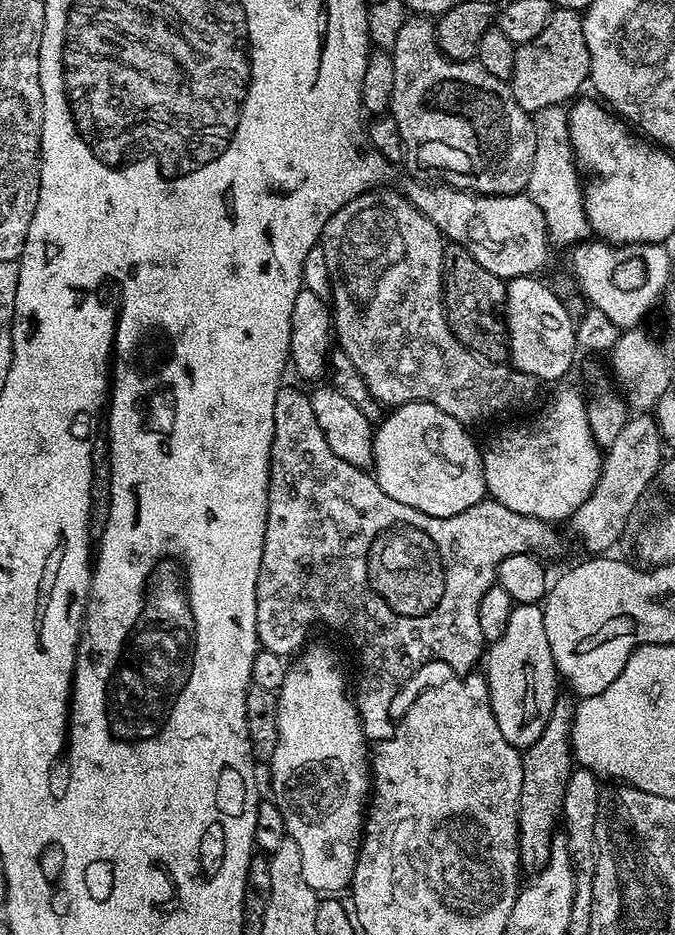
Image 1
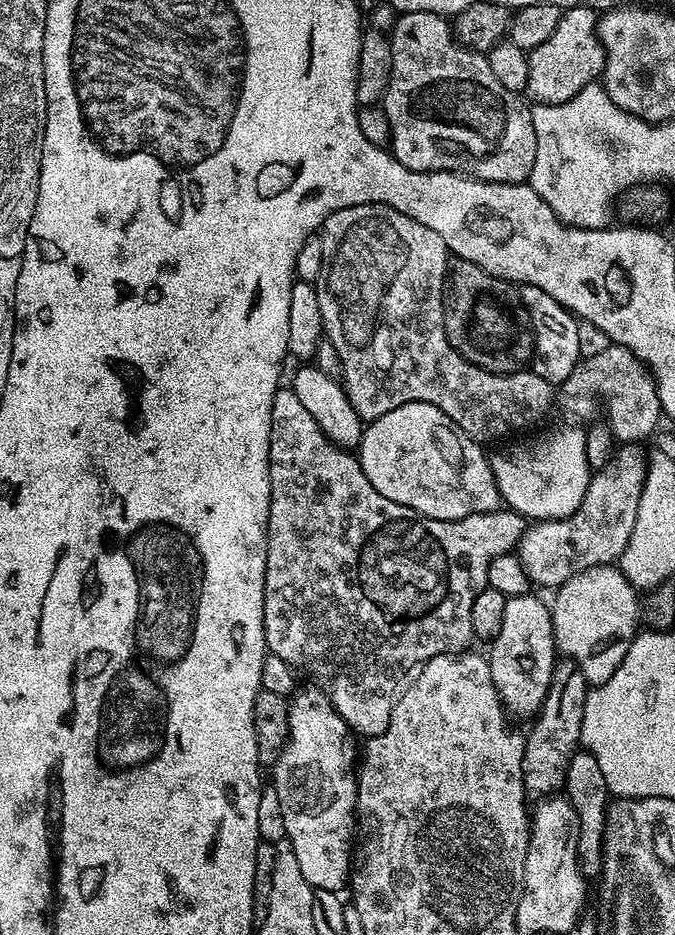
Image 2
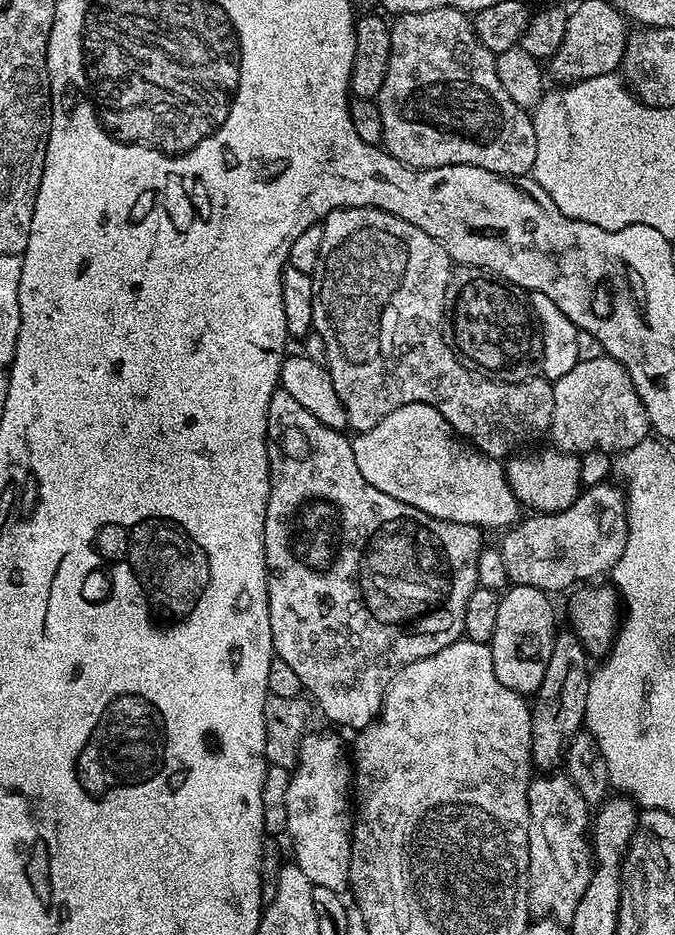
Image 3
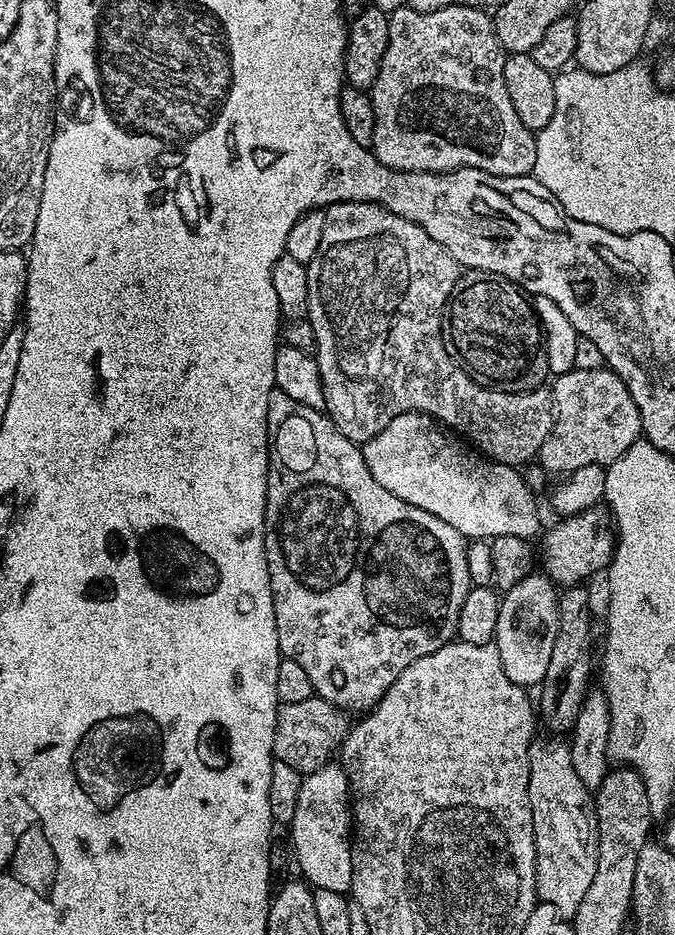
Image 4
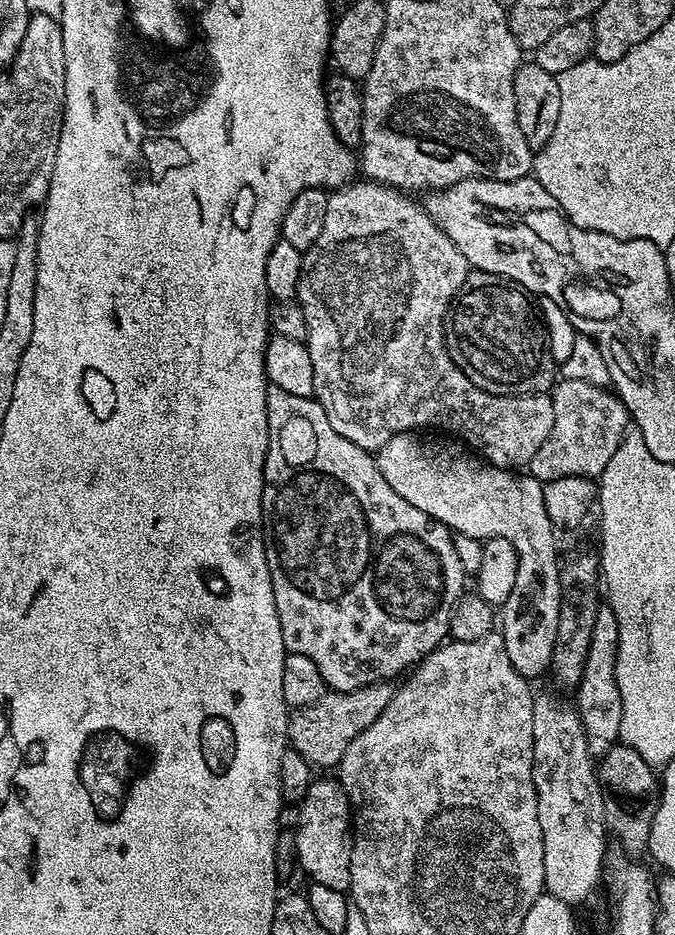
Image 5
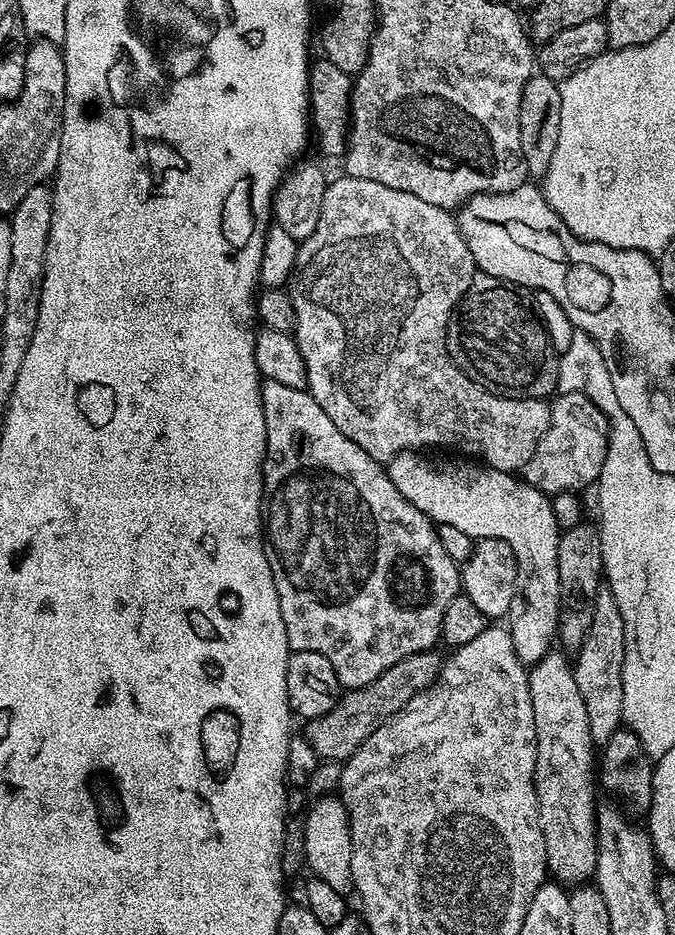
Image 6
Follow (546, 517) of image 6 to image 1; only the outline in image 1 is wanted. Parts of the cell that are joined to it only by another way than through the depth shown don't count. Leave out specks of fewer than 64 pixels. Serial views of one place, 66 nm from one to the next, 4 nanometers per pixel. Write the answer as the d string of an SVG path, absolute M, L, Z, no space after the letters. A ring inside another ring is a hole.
M415 400L393 407L375 425L372 437L371 471L378 486L382 486L382 494L390 494L394 502L414 506L414 510L438 518L462 514L462 510L482 502L488 491L484 457L481 445L476 445L468 432L471 431L465 425L430 402ZM518 604L513 607L506 634L502 634L502 638L487 649L486 664L487 660L490 706L494 710L498 730L502 730L502 738L506 738L510 746L526 749L538 742L542 730L546 730L550 710L554 710L558 695L558 673L549 639L546 638L540 604Z

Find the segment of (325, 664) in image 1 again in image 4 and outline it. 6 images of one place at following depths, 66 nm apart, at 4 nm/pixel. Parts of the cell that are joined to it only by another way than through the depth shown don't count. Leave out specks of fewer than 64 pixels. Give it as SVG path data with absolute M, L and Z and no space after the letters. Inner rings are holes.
M326 763L304 776L302 790L298 790L298 807L294 810L290 831L290 848L294 853L295 867L296 864L300 867L299 875L312 888L351 893L354 825L348 779L339 763Z

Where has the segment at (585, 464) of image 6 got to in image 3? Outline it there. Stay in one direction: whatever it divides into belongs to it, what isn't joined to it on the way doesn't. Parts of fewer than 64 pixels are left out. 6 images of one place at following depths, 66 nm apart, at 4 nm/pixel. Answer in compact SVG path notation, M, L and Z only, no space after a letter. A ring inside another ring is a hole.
M607 354L589 360L580 360L570 370L570 374L562 374L552 384L554 390L554 414L552 415L552 427L550 437L557 449L573 454L589 453L594 450L609 454L621 454L631 450L638 443L650 436L650 425L646 406L642 404L642 398L638 396L638 390L634 390L634 382L630 380L630 374L619 364L614 357Z

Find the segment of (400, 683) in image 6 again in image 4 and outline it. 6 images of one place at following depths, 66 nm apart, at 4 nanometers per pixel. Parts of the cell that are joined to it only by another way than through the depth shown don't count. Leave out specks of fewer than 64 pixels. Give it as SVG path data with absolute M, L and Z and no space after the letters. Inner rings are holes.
M313 694L302 702L281 703L276 709L273 757L282 762L287 762L289 766L294 766L294 770L298 770L302 774L313 772L322 765L329 763L337 755L340 745L344 743L349 727L349 713L345 712L343 708L335 708L333 704L326 702L321 696Z

